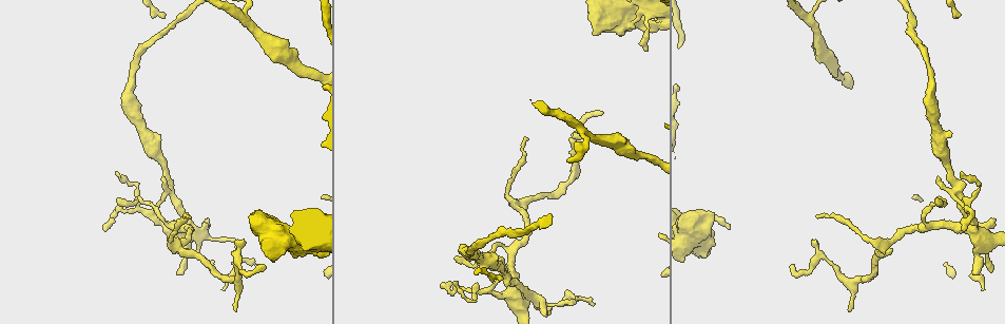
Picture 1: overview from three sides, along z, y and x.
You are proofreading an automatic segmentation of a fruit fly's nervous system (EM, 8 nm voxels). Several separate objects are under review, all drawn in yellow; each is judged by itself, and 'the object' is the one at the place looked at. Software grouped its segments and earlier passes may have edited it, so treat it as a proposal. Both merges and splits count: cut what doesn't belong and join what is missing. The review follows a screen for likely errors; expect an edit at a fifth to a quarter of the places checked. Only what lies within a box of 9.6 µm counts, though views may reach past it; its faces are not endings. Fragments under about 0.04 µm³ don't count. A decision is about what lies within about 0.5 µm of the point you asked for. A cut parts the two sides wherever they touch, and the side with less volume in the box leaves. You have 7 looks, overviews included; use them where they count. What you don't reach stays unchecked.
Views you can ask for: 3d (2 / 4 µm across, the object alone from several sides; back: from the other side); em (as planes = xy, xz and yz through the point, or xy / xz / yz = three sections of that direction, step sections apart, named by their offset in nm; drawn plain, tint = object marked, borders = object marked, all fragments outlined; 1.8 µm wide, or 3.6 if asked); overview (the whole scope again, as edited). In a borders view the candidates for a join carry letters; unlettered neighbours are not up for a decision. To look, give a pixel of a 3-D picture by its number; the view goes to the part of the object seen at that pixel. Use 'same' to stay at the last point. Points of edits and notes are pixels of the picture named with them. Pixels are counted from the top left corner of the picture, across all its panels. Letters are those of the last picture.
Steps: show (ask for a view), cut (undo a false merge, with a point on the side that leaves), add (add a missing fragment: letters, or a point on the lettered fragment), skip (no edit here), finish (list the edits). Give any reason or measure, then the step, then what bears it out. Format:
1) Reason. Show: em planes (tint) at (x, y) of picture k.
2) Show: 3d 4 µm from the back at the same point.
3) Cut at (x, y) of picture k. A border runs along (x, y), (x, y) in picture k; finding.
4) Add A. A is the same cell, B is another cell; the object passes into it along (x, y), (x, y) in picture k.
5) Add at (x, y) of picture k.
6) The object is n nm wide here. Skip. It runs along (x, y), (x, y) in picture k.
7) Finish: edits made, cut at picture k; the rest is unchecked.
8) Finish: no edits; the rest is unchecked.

Branch stops here. Show: em 3.6 µm xz step 16 (borders) at (628, 26) of picture 1.

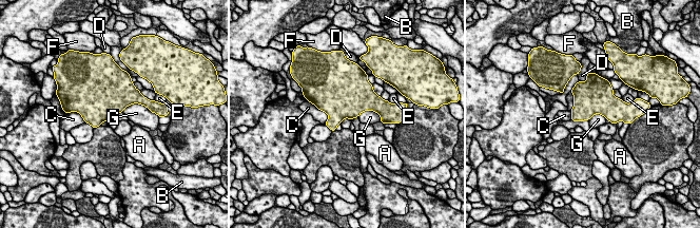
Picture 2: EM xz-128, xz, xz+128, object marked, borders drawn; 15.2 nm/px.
Another direction. Show: em 3.6 µm xy step 16 (borders) at the same point.

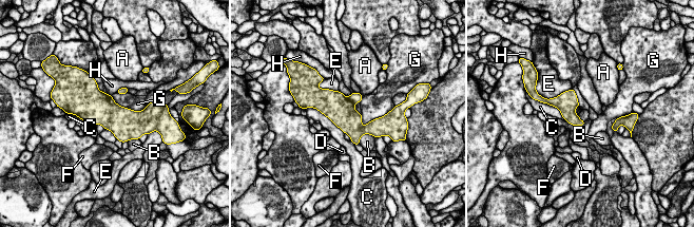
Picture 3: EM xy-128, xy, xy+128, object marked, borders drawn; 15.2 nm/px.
Cut at (354, 97) of picture 3. A, B, C, D, E, F, G and H are other cells; a border runs along (347, 98), (353, 103) in picture 3; two neurons meet here.

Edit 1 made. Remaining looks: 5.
Tapers out. Show: 3d 4 µm at (817, 241) of picture 1.

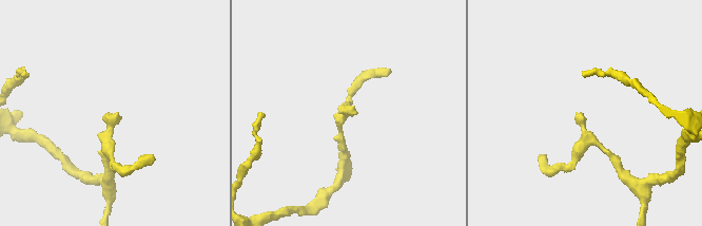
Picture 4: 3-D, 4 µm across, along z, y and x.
Show: em planes (borders) at (581, 116) of picture 4.

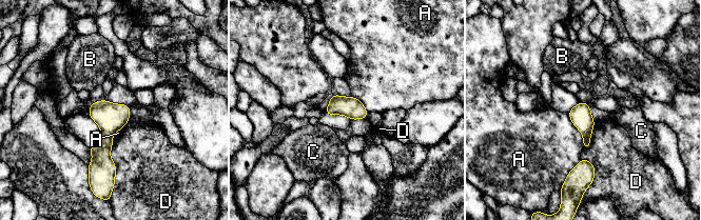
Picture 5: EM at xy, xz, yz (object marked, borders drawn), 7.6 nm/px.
Skip. A, B, C and D are other cells; a border runs along (567, 113), (582, 135), (583, 146) in picture 5; no lettered fragment goes on from it.

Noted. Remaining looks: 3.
Thin end. Show: em yz step 4 (borders) at (106, 229) of picture 1.

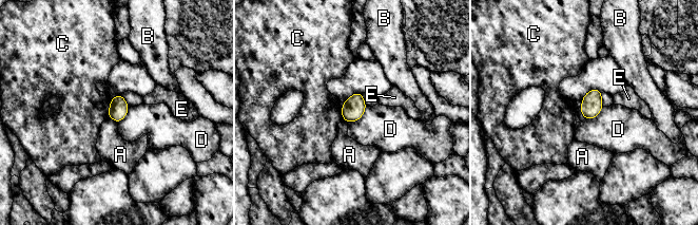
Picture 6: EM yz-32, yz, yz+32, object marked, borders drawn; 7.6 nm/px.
Skip. A, B, C, D and E are other cells; a border runs along (367, 107), (357, 119), (348, 123) in picture 6; none of them fits.

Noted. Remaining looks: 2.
Finish: edits made, cut at picture 3; the rest is unchecked.

